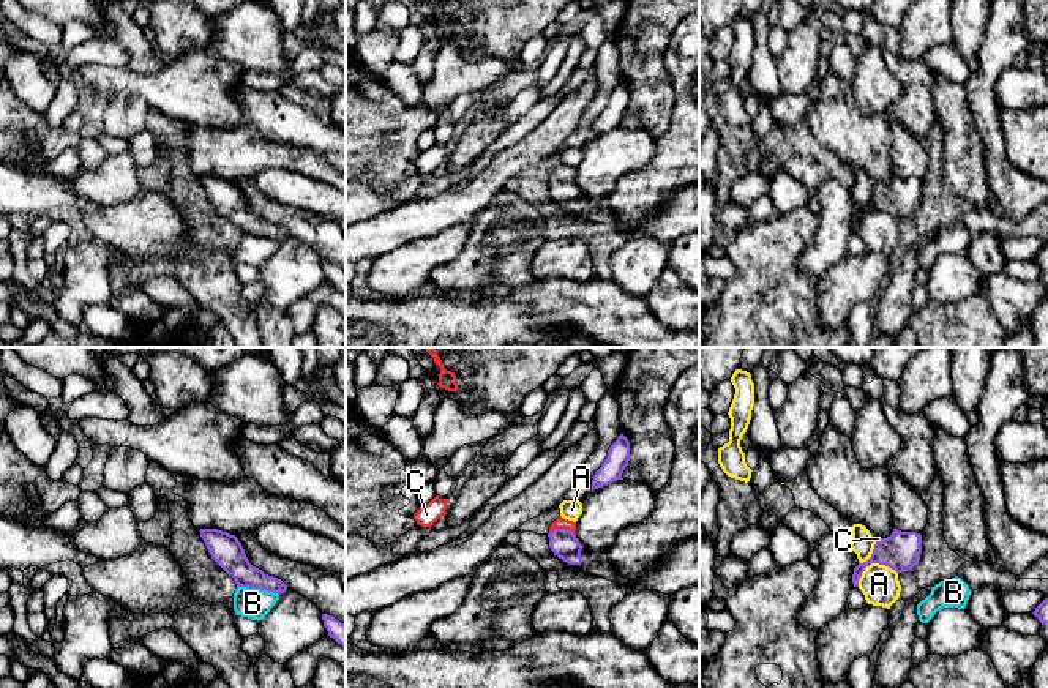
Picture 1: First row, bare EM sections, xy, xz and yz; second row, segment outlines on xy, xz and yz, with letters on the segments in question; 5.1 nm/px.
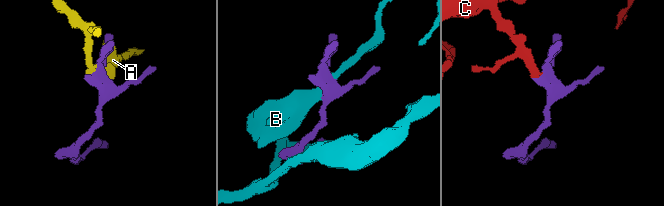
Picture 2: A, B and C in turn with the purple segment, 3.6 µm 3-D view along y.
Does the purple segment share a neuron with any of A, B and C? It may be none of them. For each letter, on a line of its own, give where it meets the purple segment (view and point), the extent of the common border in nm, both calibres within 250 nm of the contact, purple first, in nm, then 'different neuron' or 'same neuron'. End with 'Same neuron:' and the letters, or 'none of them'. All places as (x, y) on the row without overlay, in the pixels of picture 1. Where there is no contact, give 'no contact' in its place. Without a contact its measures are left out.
A: meets purple in yz at (872, 209); contact 220 nm long; 200 nm thick on the purple side, 200 nm on the other; different neuron
B: meets purple in xy at (258, 234); contact 220 nm long; 160 nm thick on the purple side, 160 nm on the other; different neuron
C: meets purple in xz at (561, 175); contact 130 nm long; 140 nm thick on the purple side, 60 nm on the other; same neuron
Same neuron: C

